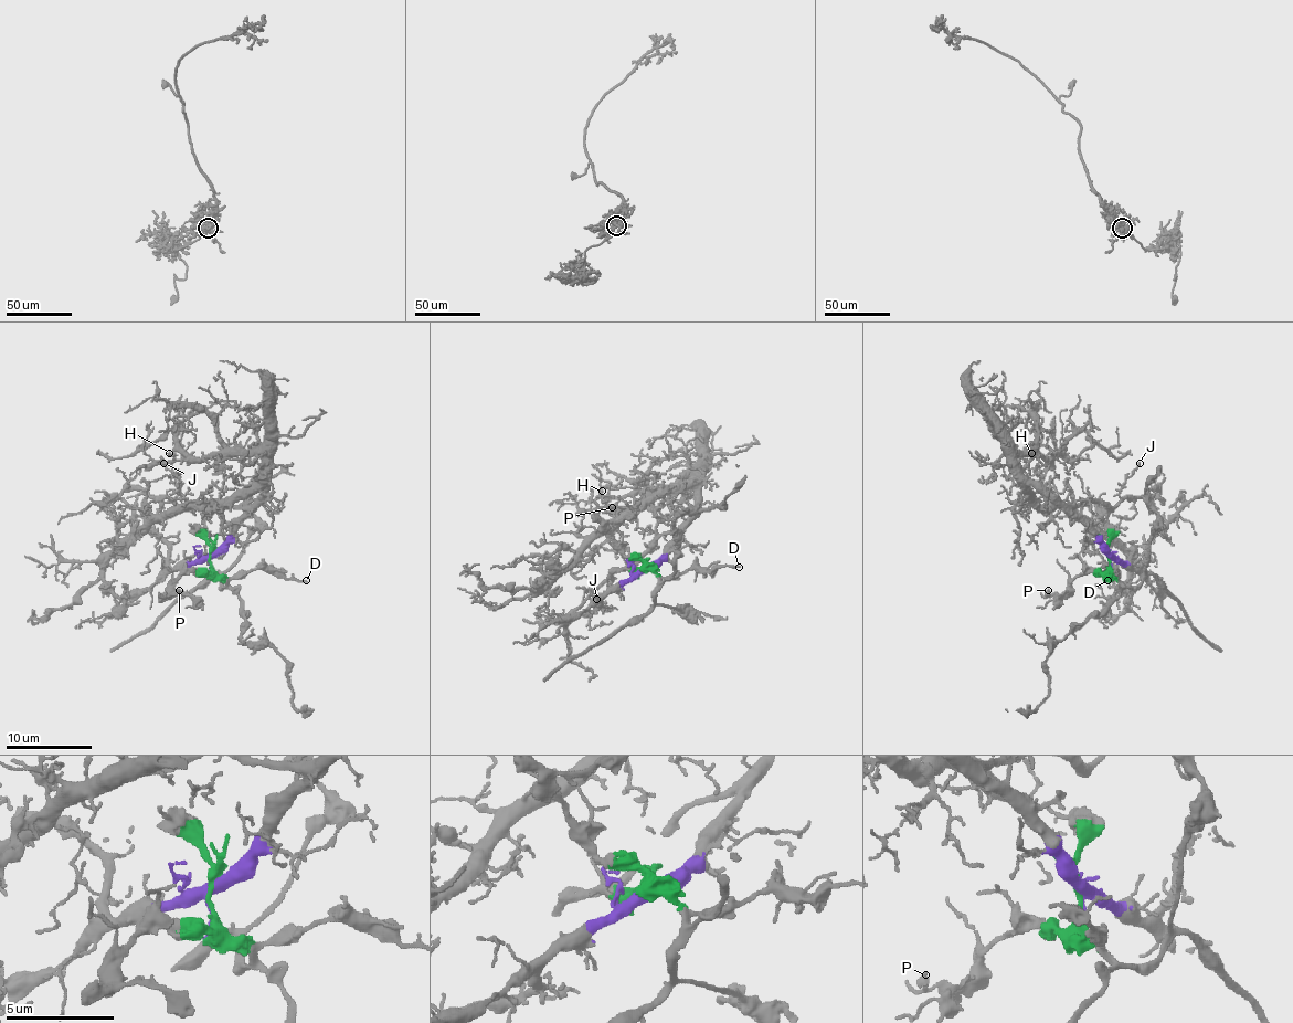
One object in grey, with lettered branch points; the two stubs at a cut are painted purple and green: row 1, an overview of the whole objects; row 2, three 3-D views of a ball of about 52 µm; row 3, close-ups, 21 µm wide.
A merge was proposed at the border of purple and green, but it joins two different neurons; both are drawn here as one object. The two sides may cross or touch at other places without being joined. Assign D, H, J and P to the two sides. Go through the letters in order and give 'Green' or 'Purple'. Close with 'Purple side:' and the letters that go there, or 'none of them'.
D: Green
H: Purple
J: Purple
P: Green
Purple side: H, J

